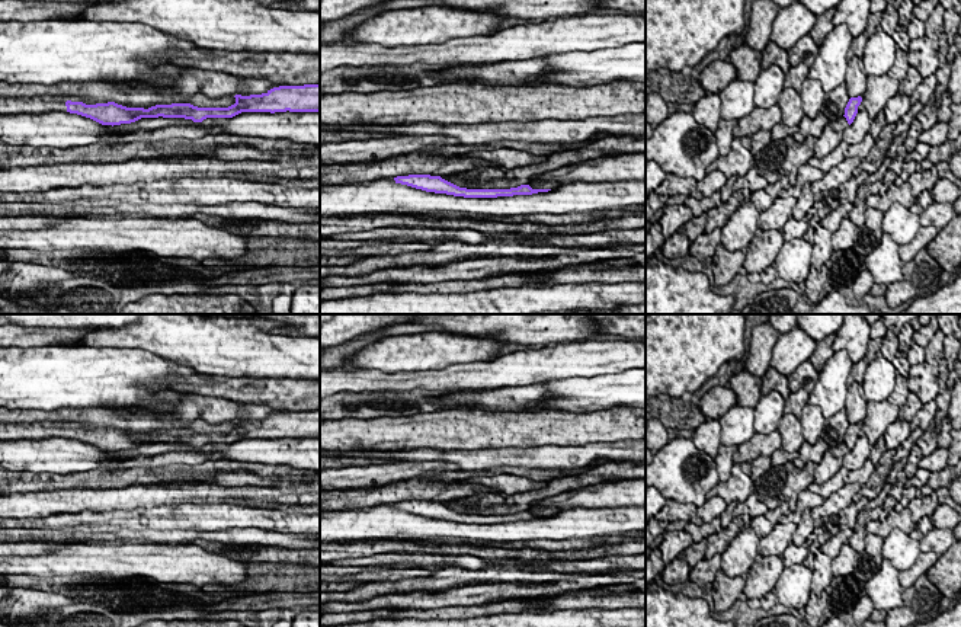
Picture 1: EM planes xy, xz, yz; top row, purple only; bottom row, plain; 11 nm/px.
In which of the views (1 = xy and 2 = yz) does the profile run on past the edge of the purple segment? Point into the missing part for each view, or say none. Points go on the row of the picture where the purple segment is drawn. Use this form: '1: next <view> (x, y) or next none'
1: next xy (41, 104)
2: next none

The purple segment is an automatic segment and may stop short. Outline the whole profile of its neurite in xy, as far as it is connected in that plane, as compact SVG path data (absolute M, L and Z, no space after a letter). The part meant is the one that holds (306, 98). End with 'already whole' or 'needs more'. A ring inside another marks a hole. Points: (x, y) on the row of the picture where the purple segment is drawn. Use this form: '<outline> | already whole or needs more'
M320 84L279 86L262 95L236 95L236 103L228 108L198 108L190 103L156 105L148 109L126 108L115 102L86 105L73 96L0 97L0 113L48 113L70 112L90 118L102 125L131 124L141 118L185 118L202 122L206 118L233 118L241 112L320 112Z | needs more

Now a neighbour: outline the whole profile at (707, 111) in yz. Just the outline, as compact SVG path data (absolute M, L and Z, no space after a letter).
M705 93L695 105L692 115L699 125L707 127L715 132L721 119L721 100L720 95Z

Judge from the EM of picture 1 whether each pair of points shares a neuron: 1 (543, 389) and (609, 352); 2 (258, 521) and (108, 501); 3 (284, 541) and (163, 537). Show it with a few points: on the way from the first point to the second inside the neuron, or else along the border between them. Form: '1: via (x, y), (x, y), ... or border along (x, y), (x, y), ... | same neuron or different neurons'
1: border along (593, 376), (550, 378), (527, 386) | different neurons
2: border along (141, 506), (105, 512) | different neurons
3: via (253, 536), (194, 536) | same neuron

